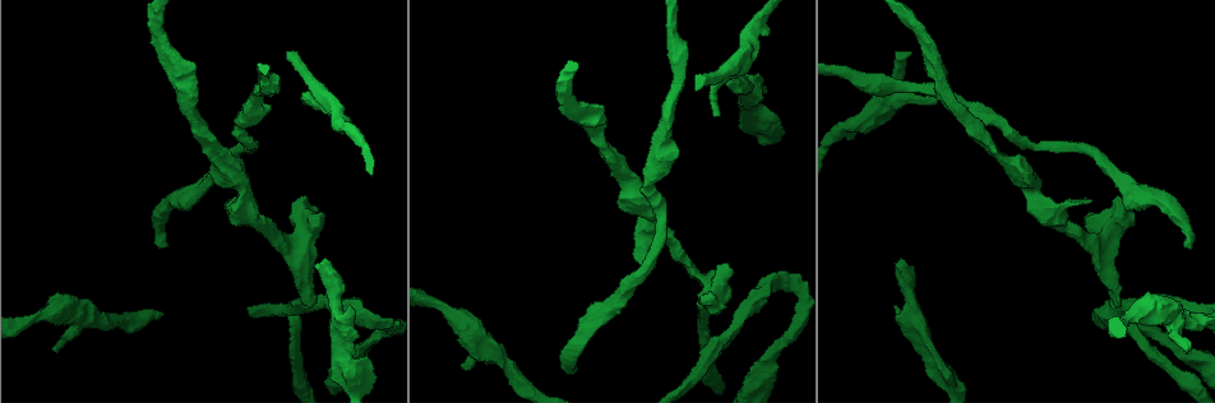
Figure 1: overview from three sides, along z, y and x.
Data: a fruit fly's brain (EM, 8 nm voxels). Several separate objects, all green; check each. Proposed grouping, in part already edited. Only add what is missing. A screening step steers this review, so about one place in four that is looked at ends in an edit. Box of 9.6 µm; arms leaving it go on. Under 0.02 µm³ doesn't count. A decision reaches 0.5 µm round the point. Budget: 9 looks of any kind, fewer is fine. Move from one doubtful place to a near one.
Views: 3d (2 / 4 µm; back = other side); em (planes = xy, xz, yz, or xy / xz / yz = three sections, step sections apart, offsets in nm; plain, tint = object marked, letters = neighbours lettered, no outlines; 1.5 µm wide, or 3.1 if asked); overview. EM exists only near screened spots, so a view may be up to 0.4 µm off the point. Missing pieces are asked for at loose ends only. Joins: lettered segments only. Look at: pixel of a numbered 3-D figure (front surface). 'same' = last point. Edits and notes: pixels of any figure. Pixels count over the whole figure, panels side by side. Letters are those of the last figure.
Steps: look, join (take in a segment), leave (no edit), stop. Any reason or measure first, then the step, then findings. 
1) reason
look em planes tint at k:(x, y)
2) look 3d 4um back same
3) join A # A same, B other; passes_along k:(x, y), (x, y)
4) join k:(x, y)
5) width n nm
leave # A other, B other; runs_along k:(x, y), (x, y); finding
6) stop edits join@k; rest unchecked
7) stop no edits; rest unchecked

long arm stops here
look em xz step 4 letters at 1:(165, 248)

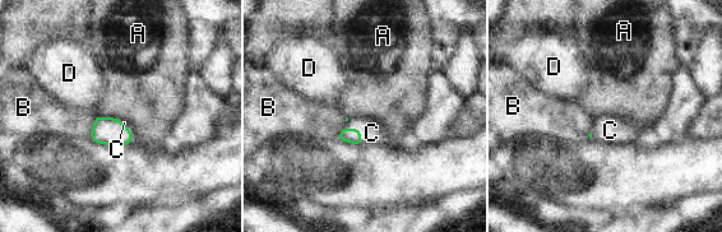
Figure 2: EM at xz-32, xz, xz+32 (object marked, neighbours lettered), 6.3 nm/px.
join C # A other, B other, C same, D other; passes_along 2:(351, 135), (359, 129), (371, 133); it goes on there

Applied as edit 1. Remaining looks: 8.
branch stops here
look em yz step 4 letters at 1:(58, 351)

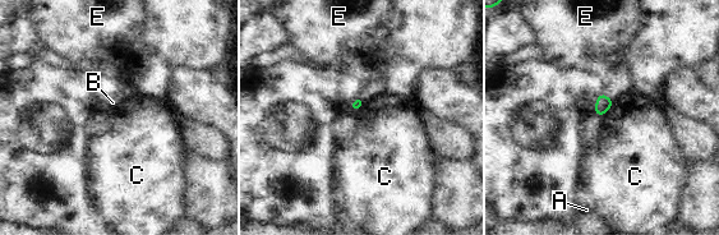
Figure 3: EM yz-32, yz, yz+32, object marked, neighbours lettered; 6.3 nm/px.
look em xy step 8 letters same

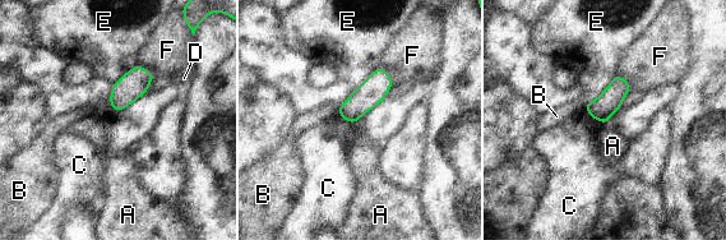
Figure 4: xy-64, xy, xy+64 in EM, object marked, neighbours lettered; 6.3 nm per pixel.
leave # A other, B other, C other, D other, E other, F other; border 4:(583, 107), (604, 124); none of them fits

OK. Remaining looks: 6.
an open end
look 3d 4um at 1:(732, 80)

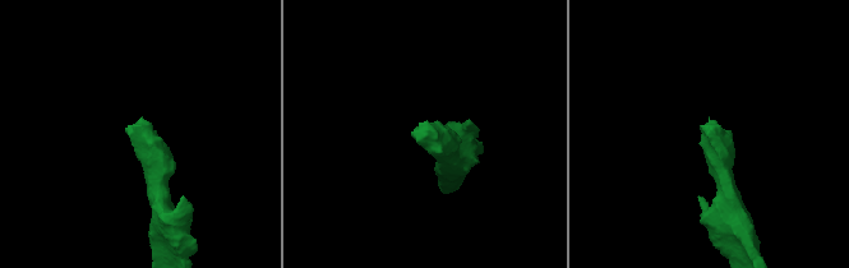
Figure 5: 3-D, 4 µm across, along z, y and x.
now the EM
look em yz step 4 plain at 5:(426, 129)

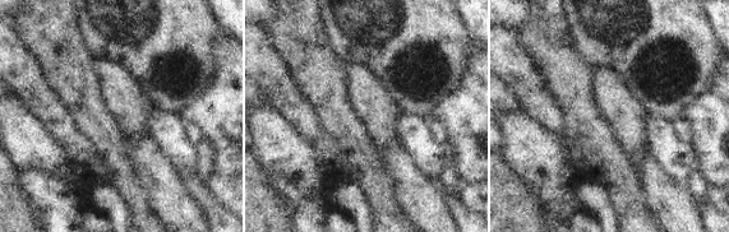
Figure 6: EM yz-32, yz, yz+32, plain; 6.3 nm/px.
look em yz step 4 letters same

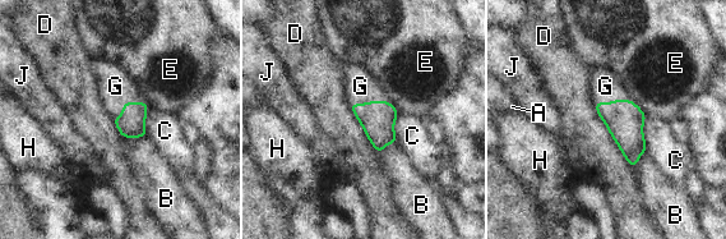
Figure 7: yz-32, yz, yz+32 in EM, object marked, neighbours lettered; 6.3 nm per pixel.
join G # A other, B other, C other, D other, E other, G same, H other, J other; passes_along 7:(132, 123), (124, 102), (115, 86); the neuron continues

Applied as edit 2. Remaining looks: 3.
see it whole again
look overview

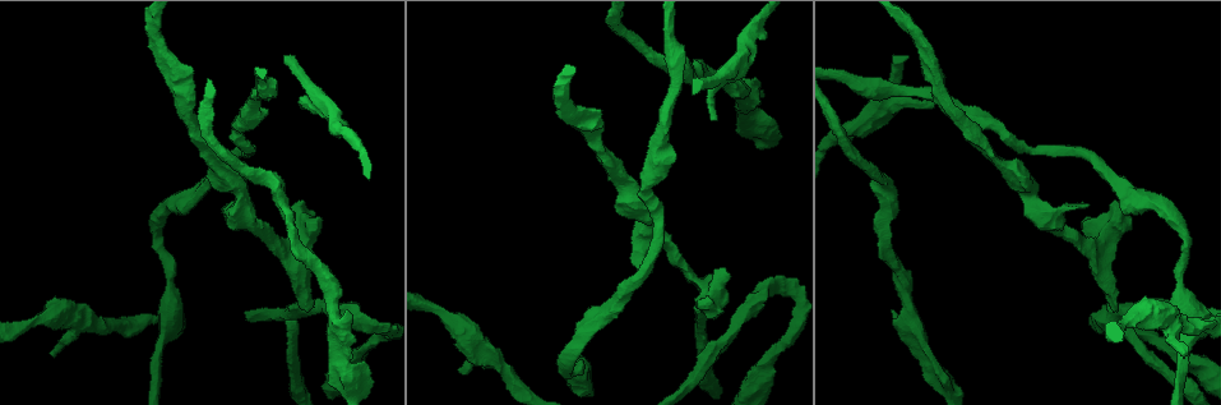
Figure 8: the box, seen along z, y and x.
look em xy step 4 letters at 8:(693, 94)

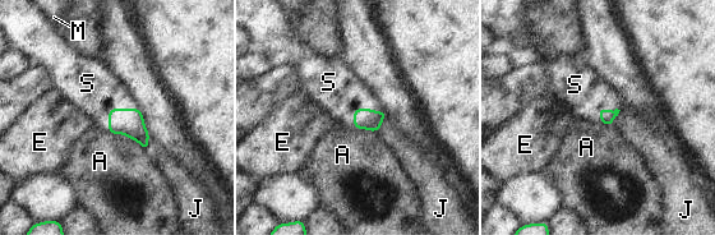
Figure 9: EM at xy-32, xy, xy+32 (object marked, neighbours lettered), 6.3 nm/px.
look em planes letters same

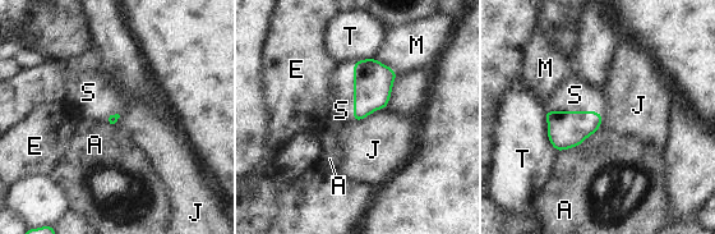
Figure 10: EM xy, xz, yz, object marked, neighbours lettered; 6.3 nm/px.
join S # A other, E other, J other, M other, S same, T other; passes_along 10:(373, 81), (354, 91), (341, 110); it goes on there

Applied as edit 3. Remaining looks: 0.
stop edits join@2, join@7, join@10; rest unchecked

